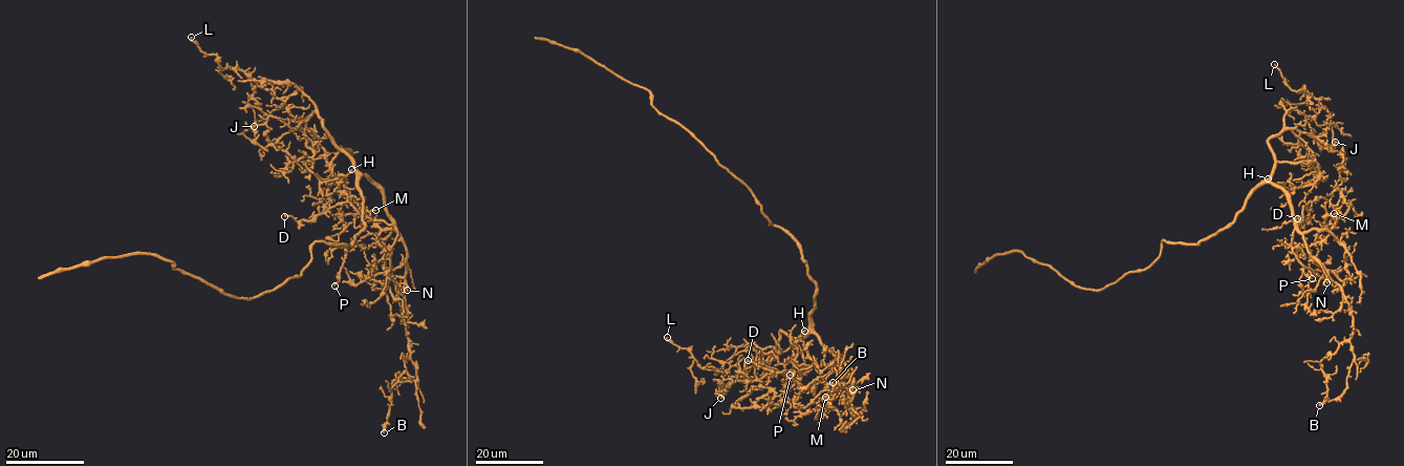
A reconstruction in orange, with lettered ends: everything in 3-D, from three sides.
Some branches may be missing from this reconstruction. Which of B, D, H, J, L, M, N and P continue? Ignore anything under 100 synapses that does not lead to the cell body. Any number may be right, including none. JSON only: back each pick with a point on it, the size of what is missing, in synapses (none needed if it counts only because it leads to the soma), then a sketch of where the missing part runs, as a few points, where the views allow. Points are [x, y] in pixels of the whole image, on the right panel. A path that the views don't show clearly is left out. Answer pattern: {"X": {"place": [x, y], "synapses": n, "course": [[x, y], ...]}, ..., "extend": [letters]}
{"extend": []}

